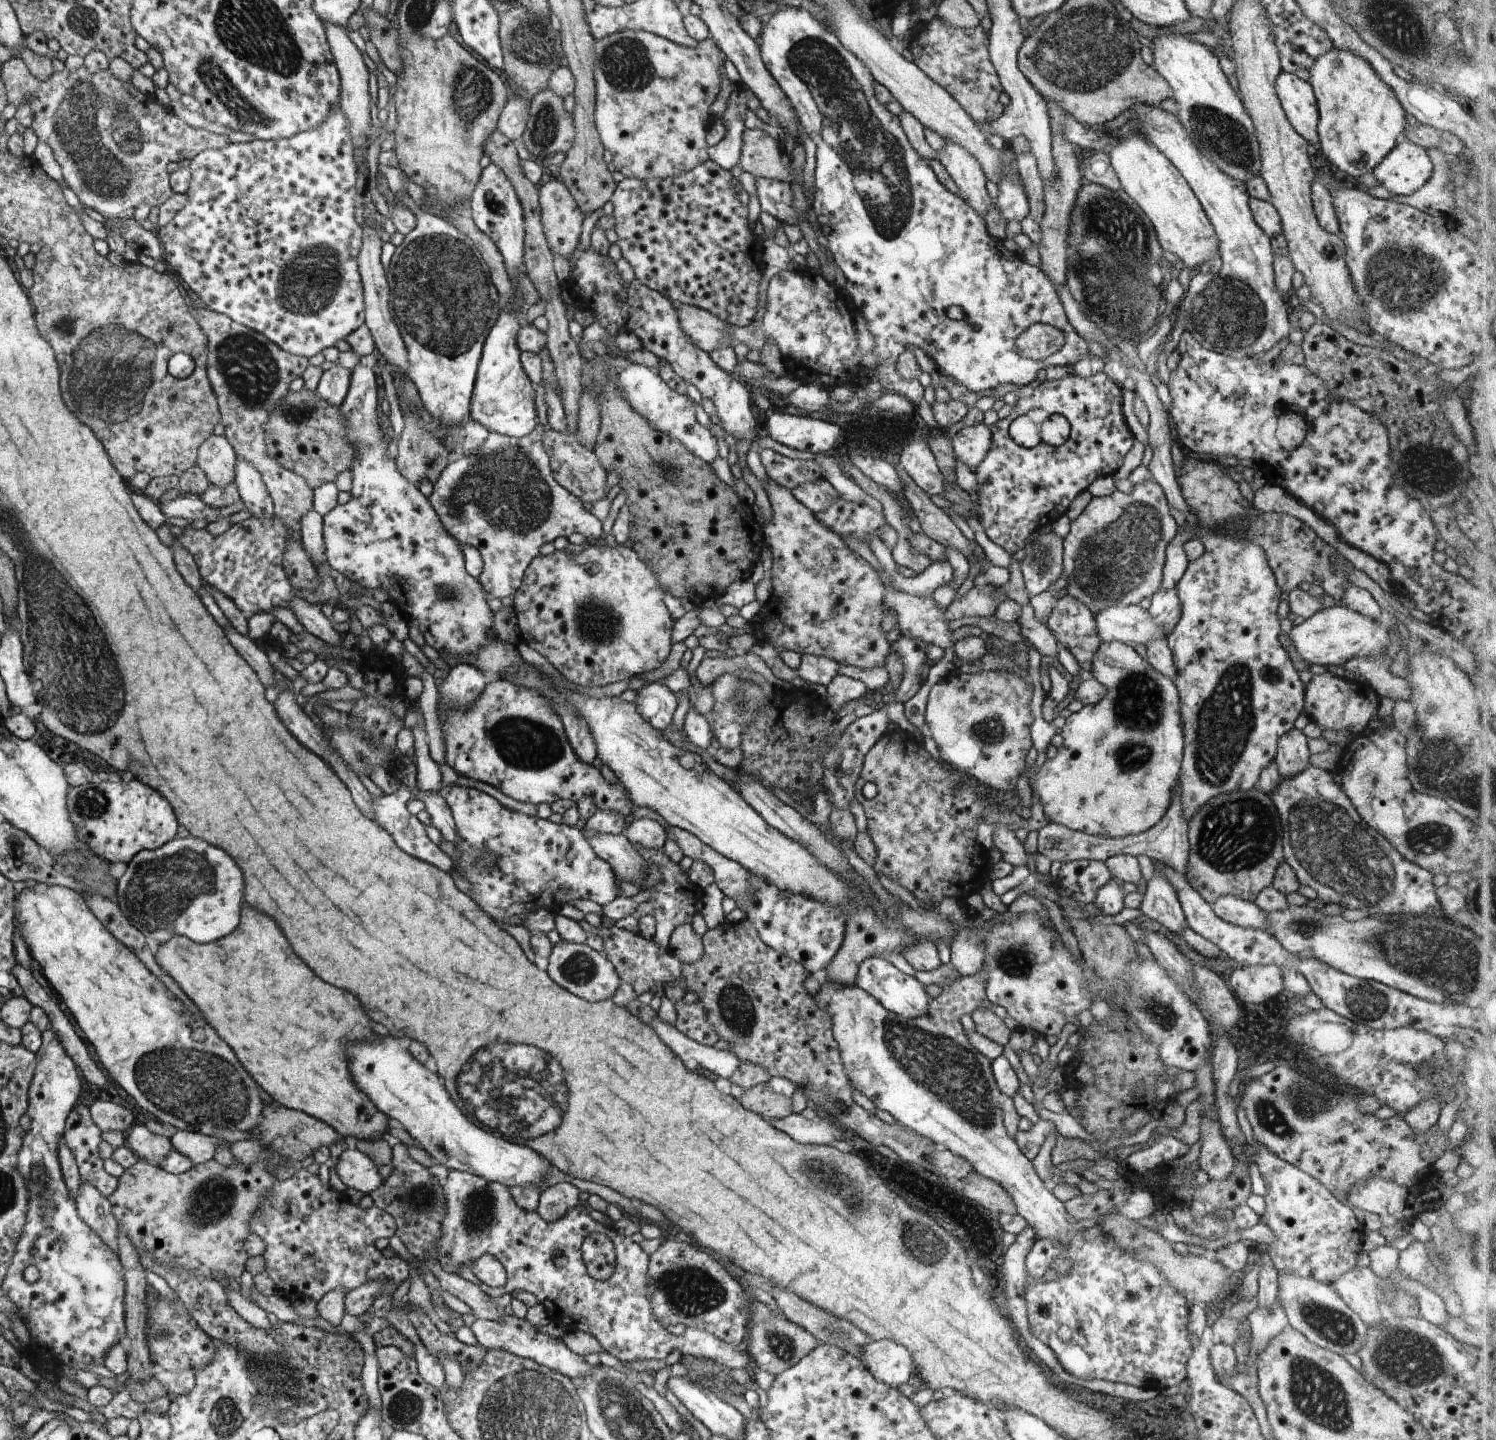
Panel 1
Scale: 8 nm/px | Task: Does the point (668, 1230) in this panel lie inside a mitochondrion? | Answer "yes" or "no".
no

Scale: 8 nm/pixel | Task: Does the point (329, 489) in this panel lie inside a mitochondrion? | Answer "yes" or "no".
no

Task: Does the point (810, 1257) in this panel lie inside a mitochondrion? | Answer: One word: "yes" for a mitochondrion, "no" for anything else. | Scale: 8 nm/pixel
no

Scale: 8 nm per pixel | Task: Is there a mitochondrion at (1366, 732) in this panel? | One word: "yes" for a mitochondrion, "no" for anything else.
no

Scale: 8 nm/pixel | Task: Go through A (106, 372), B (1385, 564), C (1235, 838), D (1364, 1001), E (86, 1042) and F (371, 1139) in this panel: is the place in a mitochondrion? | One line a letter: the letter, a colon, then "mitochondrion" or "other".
A: mitochondrion
B: other
C: mitochondrion
D: mitochondrion
E: other
F: other

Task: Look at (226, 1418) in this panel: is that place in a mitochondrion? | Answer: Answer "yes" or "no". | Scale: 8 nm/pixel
yes

